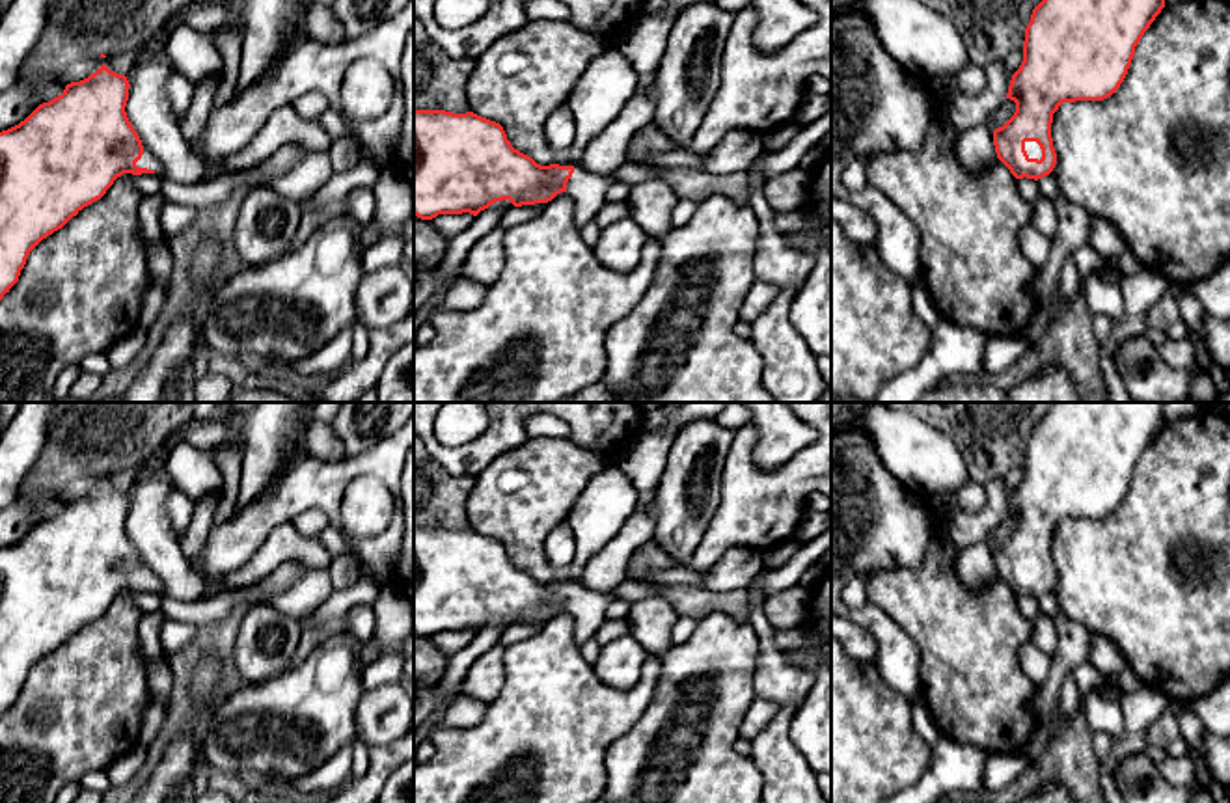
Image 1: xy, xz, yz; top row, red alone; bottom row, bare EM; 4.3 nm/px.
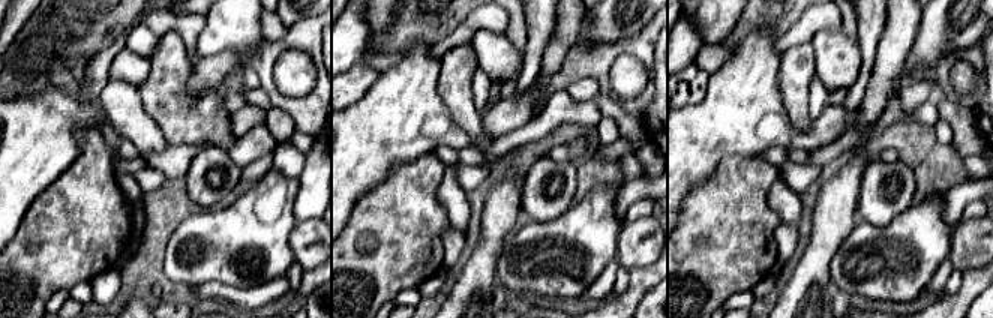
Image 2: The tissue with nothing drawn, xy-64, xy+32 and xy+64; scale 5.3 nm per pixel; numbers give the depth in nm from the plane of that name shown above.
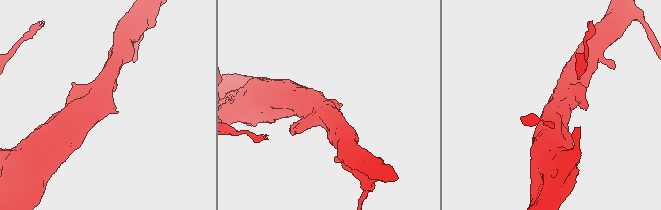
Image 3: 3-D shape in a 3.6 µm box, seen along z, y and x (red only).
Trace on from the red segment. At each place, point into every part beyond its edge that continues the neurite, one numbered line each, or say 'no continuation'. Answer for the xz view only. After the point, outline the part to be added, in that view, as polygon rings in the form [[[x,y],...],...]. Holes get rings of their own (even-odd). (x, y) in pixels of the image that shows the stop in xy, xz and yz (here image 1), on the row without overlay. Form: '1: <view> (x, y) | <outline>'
no continuation

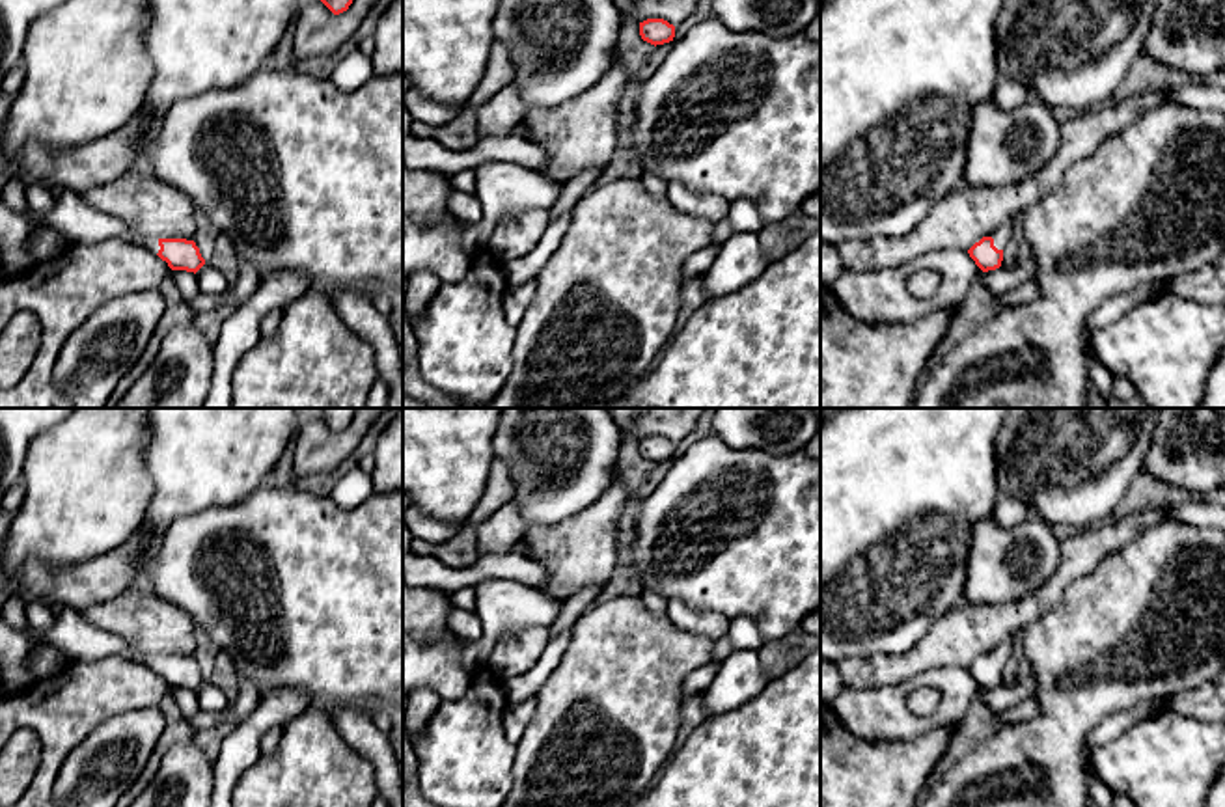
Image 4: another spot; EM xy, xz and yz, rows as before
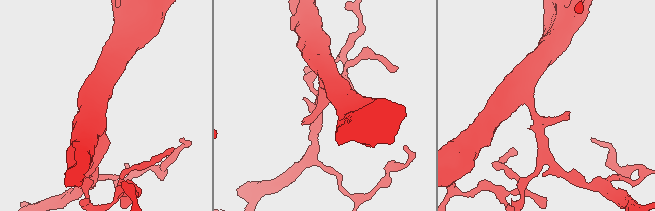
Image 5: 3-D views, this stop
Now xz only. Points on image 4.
no continuation

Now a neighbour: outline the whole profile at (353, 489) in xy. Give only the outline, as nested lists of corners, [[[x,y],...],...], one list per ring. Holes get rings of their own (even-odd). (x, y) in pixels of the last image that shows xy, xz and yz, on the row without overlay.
[[[362,468],[345,473],[328,492],[332,501],[341,509],[356,509],[375,492],[371,475]]]

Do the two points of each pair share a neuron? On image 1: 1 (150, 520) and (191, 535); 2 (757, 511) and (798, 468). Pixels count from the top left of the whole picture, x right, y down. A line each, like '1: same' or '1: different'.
1: different
2: same

